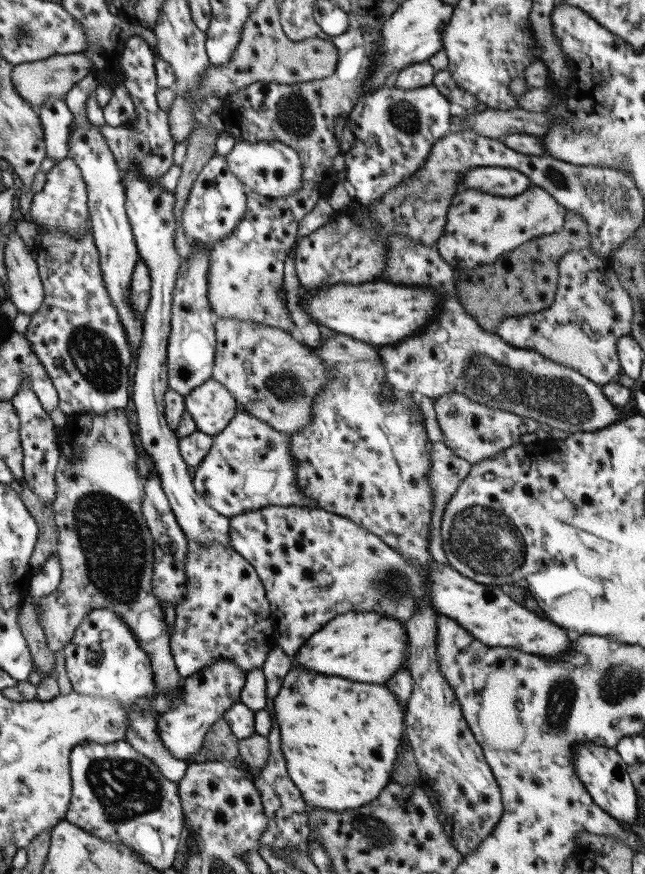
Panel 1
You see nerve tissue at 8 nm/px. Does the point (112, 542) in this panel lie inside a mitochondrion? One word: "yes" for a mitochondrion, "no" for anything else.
yes

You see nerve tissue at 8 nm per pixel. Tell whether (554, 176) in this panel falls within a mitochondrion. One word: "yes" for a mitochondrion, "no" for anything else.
yes

